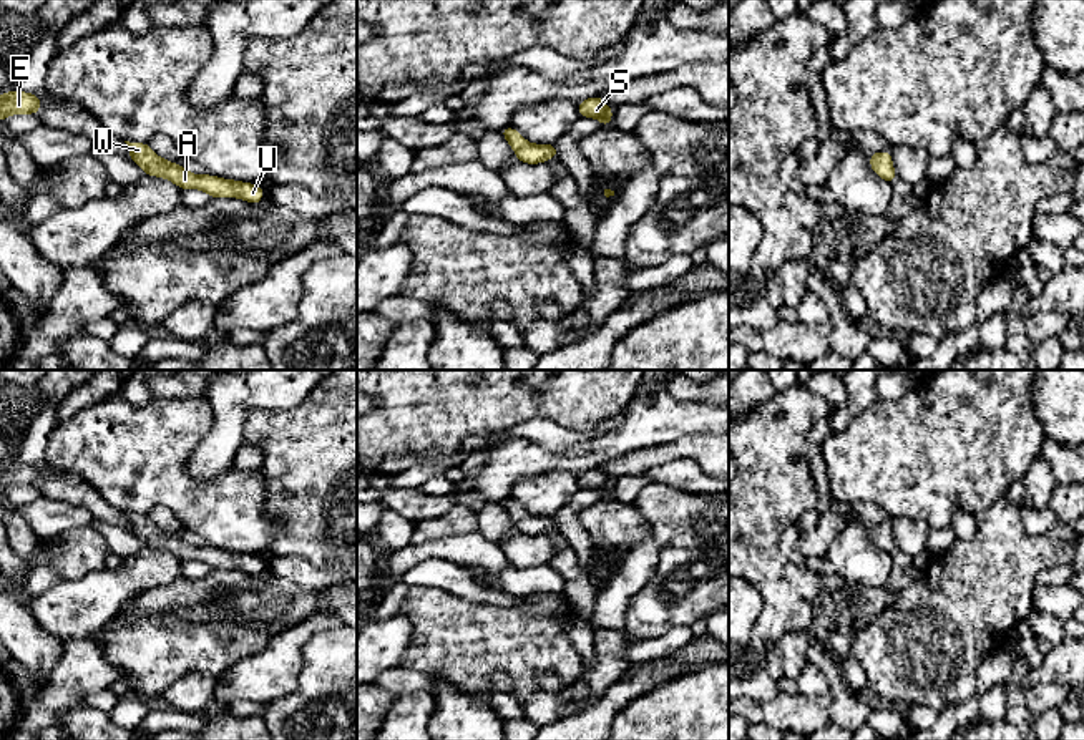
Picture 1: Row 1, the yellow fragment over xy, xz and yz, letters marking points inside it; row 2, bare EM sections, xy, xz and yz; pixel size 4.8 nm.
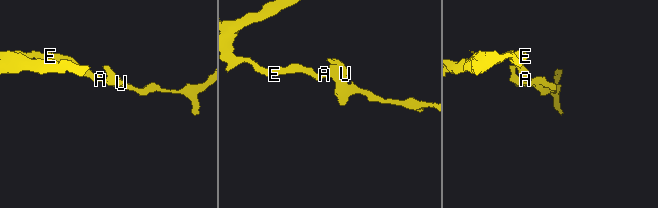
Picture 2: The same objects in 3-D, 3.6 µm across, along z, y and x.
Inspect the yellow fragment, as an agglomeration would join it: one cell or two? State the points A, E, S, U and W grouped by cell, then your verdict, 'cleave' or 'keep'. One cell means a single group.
A E S U W | keep

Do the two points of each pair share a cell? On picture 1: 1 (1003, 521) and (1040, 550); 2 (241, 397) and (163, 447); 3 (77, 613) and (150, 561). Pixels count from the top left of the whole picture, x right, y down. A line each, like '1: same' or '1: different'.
1: same
2: different
3: same

